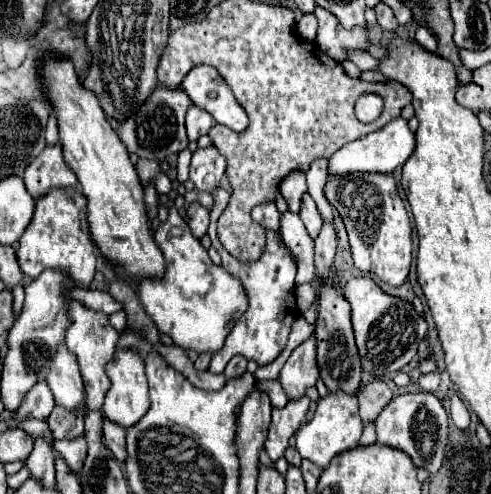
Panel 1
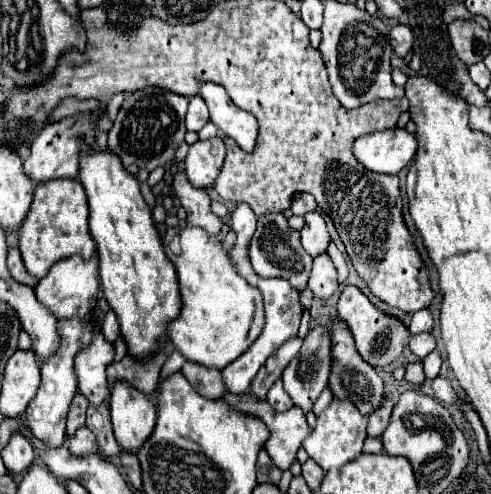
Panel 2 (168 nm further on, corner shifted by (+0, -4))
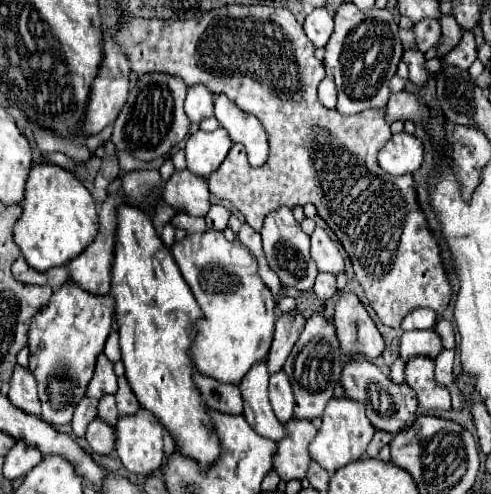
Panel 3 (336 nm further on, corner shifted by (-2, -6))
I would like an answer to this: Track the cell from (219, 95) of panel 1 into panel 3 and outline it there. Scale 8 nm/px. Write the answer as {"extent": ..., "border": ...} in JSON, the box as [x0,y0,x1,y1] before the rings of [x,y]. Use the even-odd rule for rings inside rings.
{"extent":[214,96,268,166],"border":[[[216,96],[214,100],[214,116],[220,126],[230,134],[232,142],[240,142],[246,146],[248,162],[252,166],[262,166],[268,158],[268,138],[260,120],[252,114],[242,112],[228,96]]]}

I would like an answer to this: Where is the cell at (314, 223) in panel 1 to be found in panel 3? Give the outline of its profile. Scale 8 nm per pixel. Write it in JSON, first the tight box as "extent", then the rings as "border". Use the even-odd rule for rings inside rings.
{"extent":[310,228,344,274],"border":[[[314,228],[312,232],[312,248],[310,248],[310,256],[312,260],[318,264],[320,272],[330,272],[330,274],[338,274],[344,270],[344,258],[336,246],[336,242],[324,232],[324,228]]]}

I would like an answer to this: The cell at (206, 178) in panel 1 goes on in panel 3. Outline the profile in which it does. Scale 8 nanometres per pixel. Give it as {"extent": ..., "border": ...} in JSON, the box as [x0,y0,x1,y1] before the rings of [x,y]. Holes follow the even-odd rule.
{"extent":[184,128,232,178],"border":[[[222,128],[214,132],[194,132],[184,148],[188,170],[192,170],[192,174],[202,174],[202,178],[208,178],[212,172],[220,168],[230,146],[232,140],[228,138],[228,132],[224,132]]]}

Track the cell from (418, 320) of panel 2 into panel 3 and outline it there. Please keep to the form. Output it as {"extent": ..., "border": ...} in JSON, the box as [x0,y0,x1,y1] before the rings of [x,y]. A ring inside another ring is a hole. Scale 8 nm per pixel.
{"extent":[402,308,436,330],"border":[[[418,308],[402,320],[402,330],[426,330],[434,328],[436,314],[430,308]]]}

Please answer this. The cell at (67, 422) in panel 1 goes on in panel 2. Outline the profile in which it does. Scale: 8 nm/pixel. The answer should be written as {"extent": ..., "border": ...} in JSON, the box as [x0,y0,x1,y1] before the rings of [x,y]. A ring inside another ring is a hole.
{"extent":[66,392,90,436],"border":[[[78,392],[72,406],[70,406],[70,416],[68,416],[68,424],[66,424],[66,436],[74,436],[74,432],[84,426],[84,420],[86,420],[86,410],[88,410],[90,402]]]}

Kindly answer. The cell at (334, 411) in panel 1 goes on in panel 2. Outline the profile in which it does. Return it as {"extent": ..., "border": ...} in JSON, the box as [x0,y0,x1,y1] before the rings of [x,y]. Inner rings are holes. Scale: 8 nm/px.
{"extent":[304,400,366,472],"border":[[[332,400],[330,406],[318,416],[316,428],[312,430],[312,434],[304,440],[304,450],[308,452],[308,456],[326,472],[330,468],[340,468],[350,460],[356,460],[362,454],[362,444],[366,440],[366,416],[362,416],[358,412],[358,408],[354,408],[354,404],[350,404],[350,400]]]}

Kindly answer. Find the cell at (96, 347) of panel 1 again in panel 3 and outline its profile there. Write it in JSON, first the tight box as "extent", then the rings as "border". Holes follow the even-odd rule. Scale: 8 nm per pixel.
{"extent":[86,352,118,400],"border":[[[104,352],[98,354],[96,358],[96,368],[94,368],[94,376],[88,382],[88,390],[86,396],[100,400],[106,394],[116,394],[118,384],[116,384],[116,374],[114,374],[114,364],[104,356]]]}

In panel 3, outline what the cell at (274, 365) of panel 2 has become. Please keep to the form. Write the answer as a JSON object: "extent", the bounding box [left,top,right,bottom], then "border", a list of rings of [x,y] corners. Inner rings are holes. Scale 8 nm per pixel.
{"extent":[268,312,306,374],"border":[[[300,312],[294,314],[280,314],[274,324],[274,340],[268,352],[268,372],[276,374],[282,370],[292,346],[296,344],[298,336],[302,334],[306,320]]]}

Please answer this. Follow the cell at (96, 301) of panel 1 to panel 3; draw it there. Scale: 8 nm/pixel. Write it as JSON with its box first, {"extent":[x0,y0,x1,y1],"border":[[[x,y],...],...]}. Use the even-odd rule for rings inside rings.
{"extent":[104,332,120,362],"border":[[[110,332],[108,340],[106,340],[106,348],[104,348],[104,354],[108,356],[110,362],[118,362],[120,360],[120,348],[118,348],[118,332]]]}

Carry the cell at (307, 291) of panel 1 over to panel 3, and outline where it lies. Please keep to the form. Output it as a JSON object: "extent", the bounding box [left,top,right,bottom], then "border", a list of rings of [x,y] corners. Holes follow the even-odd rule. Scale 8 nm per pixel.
{"extent":[260,208,318,292],"border":[[[280,208],[280,210],[274,210],[272,214],[268,214],[260,234],[262,234],[262,248],[266,254],[268,266],[280,276],[280,280],[286,286],[292,286],[292,288],[298,288],[304,292],[312,290],[318,270],[316,270],[316,264],[312,262],[310,252],[308,252],[310,250],[310,236],[294,220],[290,208]]]}

